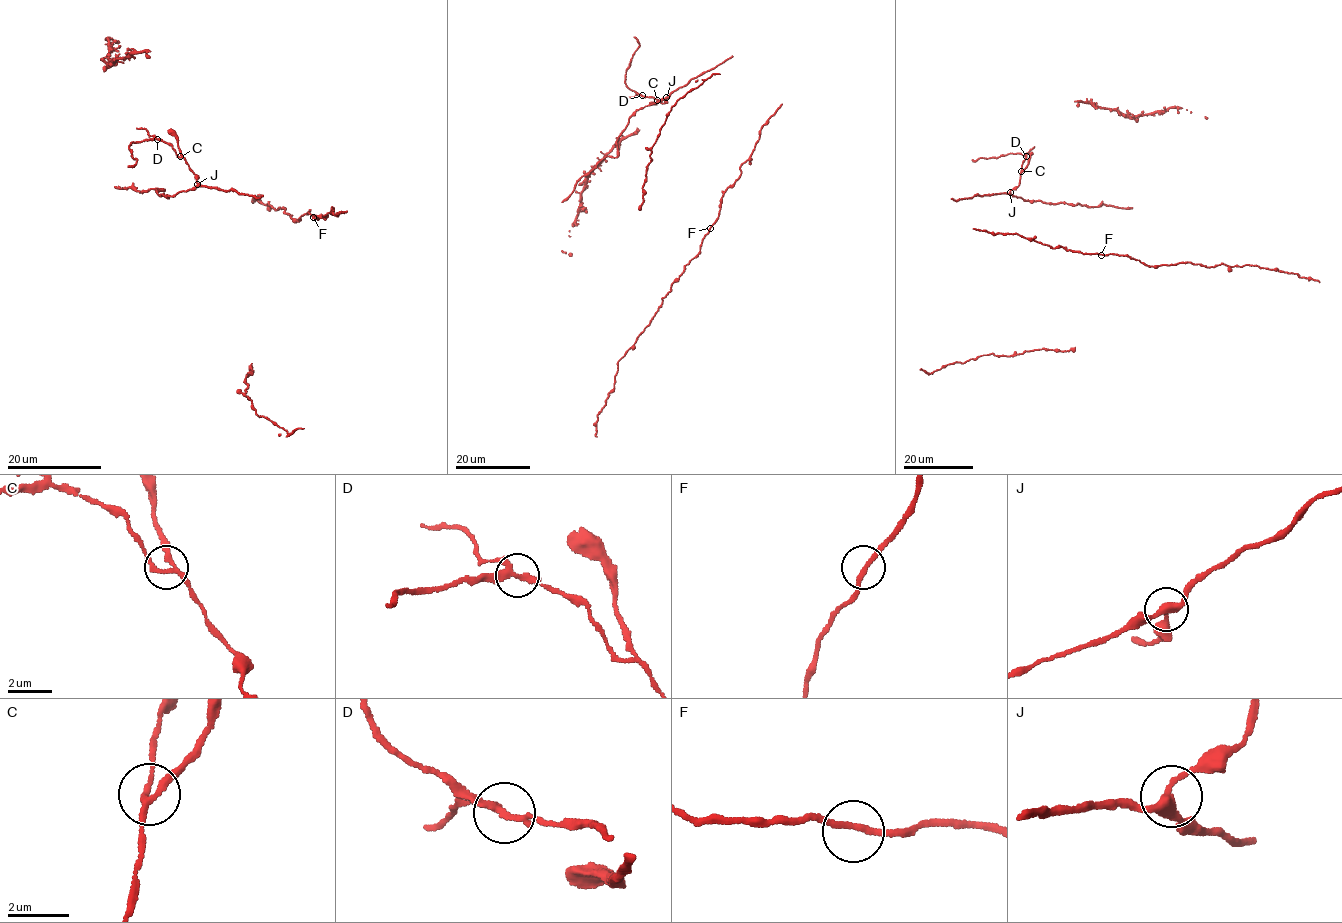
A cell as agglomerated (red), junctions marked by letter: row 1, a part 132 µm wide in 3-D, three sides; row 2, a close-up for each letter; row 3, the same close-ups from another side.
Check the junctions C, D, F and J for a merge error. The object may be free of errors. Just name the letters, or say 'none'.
D

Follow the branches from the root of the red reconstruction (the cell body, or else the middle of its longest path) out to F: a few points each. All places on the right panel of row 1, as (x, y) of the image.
F: (977, 229), (995, 234), (1015, 233), (1053, 248), (1101, 255)

